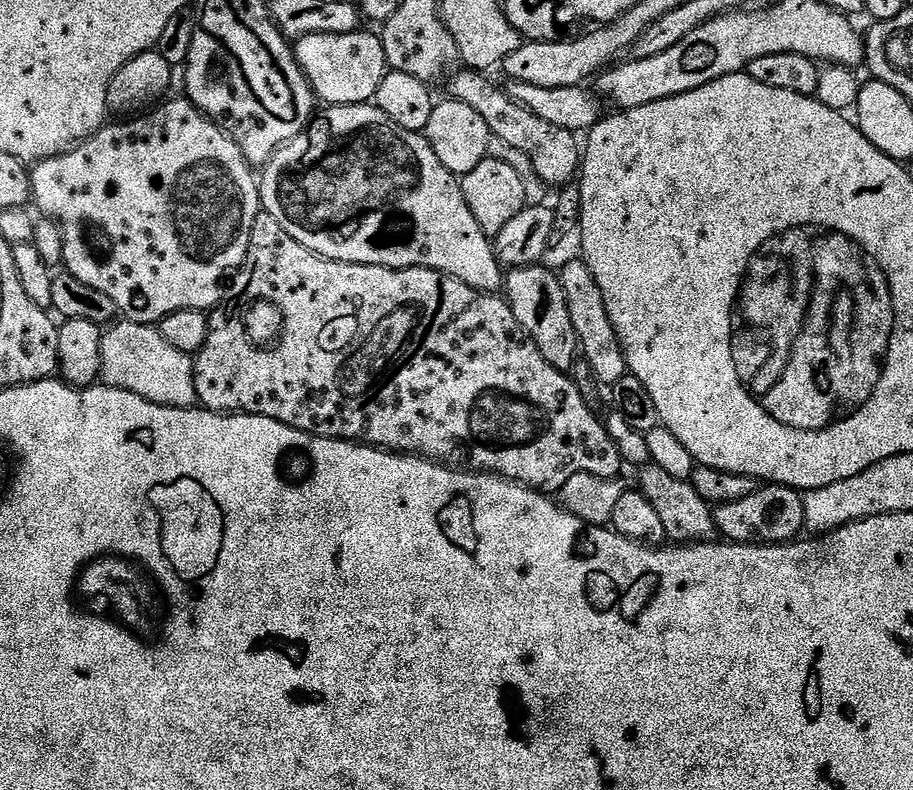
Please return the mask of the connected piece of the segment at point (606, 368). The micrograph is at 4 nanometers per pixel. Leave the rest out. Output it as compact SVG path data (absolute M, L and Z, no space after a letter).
M578 259L559 269L558 275L566 294L566 306L570 306L570 322L574 322L583 359L588 359L585 360L587 367L592 369L593 376L601 385L616 384L618 378L629 375L628 363L618 342L618 334L610 322L610 314L606 314L606 302L602 298L602 290L598 290L598 282L594 282L594 274L590 274L583 259Z

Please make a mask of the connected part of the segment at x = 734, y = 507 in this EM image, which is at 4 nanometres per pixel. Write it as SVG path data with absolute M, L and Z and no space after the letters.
M768 484L754 494L721 504L714 515L717 533L734 544L790 544L805 531L803 495L781 484Z

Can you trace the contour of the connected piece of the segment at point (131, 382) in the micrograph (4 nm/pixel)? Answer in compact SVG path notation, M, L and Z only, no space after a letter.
M131 322L113 323L101 335L100 353L102 354L100 380L109 388L130 390L162 406L197 407L193 357L189 353L177 350L175 346L170 346L170 342L162 338L159 327Z

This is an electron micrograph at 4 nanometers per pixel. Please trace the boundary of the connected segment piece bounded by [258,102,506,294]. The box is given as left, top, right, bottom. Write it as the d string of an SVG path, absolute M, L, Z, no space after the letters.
M372 102L338 104L325 107L323 110L325 112L321 111L302 134L298 134L293 140L283 144L272 156L270 163L264 165L262 169L264 177L261 175L258 180L261 209L268 212L270 218L275 218L278 221L278 226L282 226L282 230L286 230L286 234L290 234L290 238L294 238L294 242L302 242L302 246L306 246L306 250L327 260L337 260L347 264L382 266L383 268L429 268L435 272L442 272L445 276L453 276L455 280L466 282L466 286L479 292L499 293L503 289L506 272L496 258L493 241L482 230L482 226L478 226L474 214L470 214L470 206L466 206L466 198L460 189L460 180L453 176L450 170L446 170L446 166L442 166L442 162L438 162L438 154L434 154L434 150L423 135L410 130L402 130L402 126L390 122L390 118L386 118L386 114L382 114L382 110Z

